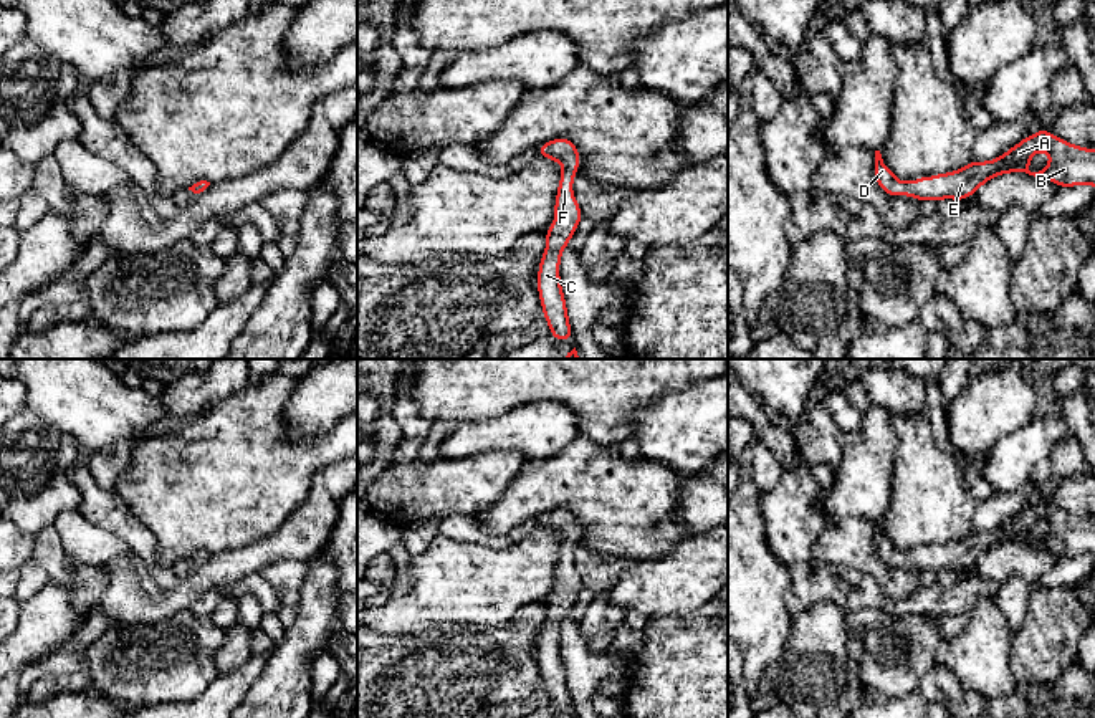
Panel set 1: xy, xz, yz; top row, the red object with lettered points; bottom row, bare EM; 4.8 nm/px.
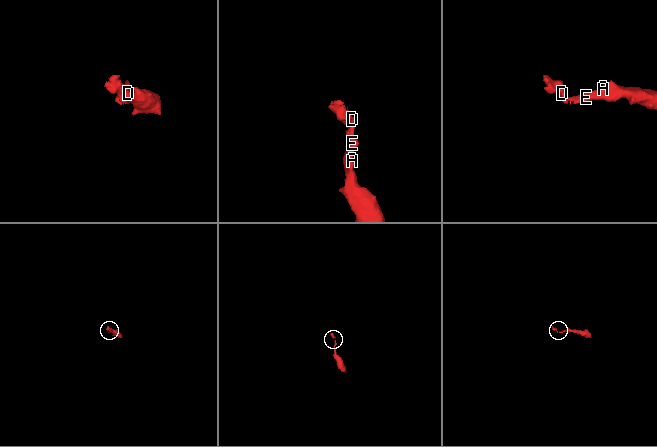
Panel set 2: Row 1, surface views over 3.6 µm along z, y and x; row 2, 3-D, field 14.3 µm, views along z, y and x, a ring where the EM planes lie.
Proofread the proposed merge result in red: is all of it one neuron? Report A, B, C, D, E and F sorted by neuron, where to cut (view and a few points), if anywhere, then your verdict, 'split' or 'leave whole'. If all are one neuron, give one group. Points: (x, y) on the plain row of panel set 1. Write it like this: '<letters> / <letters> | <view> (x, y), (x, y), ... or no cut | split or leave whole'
A B C D E F | no cut | leave whole

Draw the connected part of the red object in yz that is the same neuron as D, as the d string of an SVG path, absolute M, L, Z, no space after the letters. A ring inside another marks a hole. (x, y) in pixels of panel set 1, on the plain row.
M1040 500L1027 506L999 529L976 533L974 529L959 541L938 544L935 548L920 548L913 553L900 553L885 536L880 521L875 521L873 544L880 559L892 566L903 564L921 571L956 569L963 572L971 567L984 553L1007 543L1026 543L1037 549L1047 549L1062 558L1080 554L1095 556L1095 521L1069 515L1067 511ZM1047 521L1050 534L1047 539L1030 543L1027 531L1037 523Z

